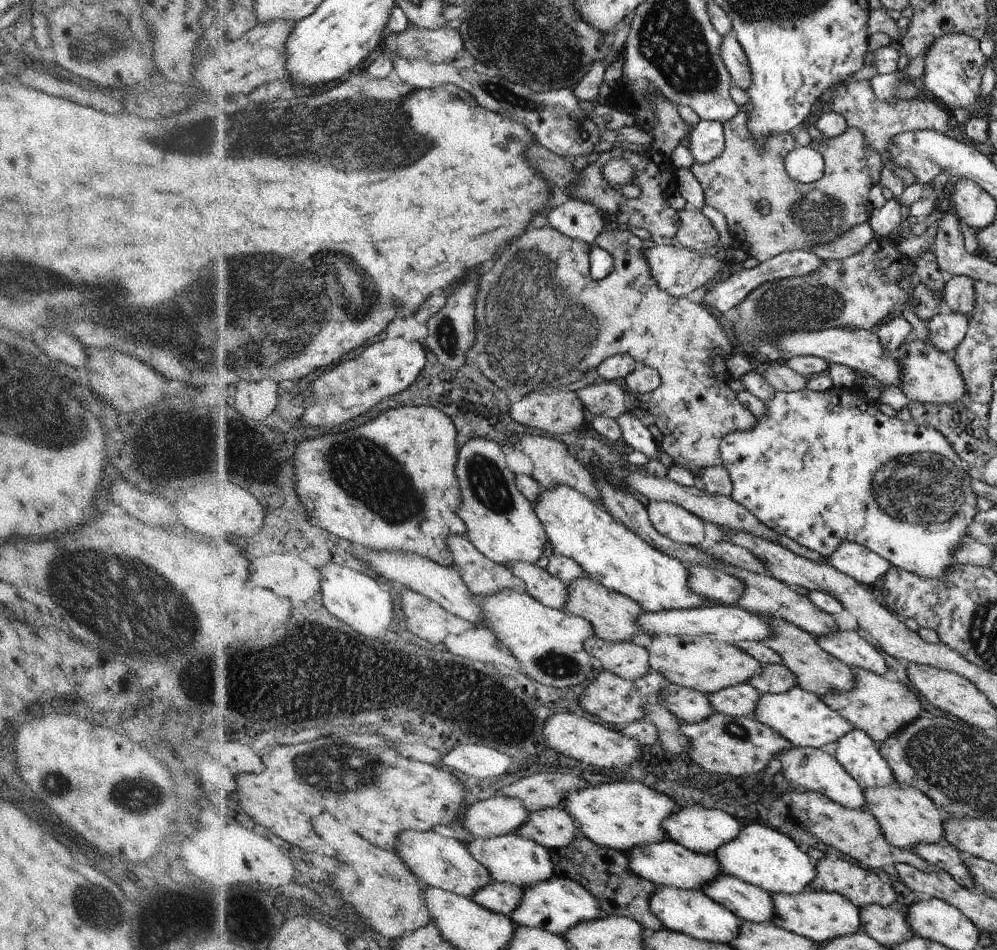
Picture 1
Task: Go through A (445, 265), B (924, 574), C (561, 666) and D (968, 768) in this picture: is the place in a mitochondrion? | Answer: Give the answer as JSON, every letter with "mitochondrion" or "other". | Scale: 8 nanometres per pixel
{"A":"other","B":"other","C":"mitochondrion","D":"mitochondrion"}

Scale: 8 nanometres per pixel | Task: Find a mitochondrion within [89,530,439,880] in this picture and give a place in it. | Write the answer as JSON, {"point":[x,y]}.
{"point":[361,768]}

